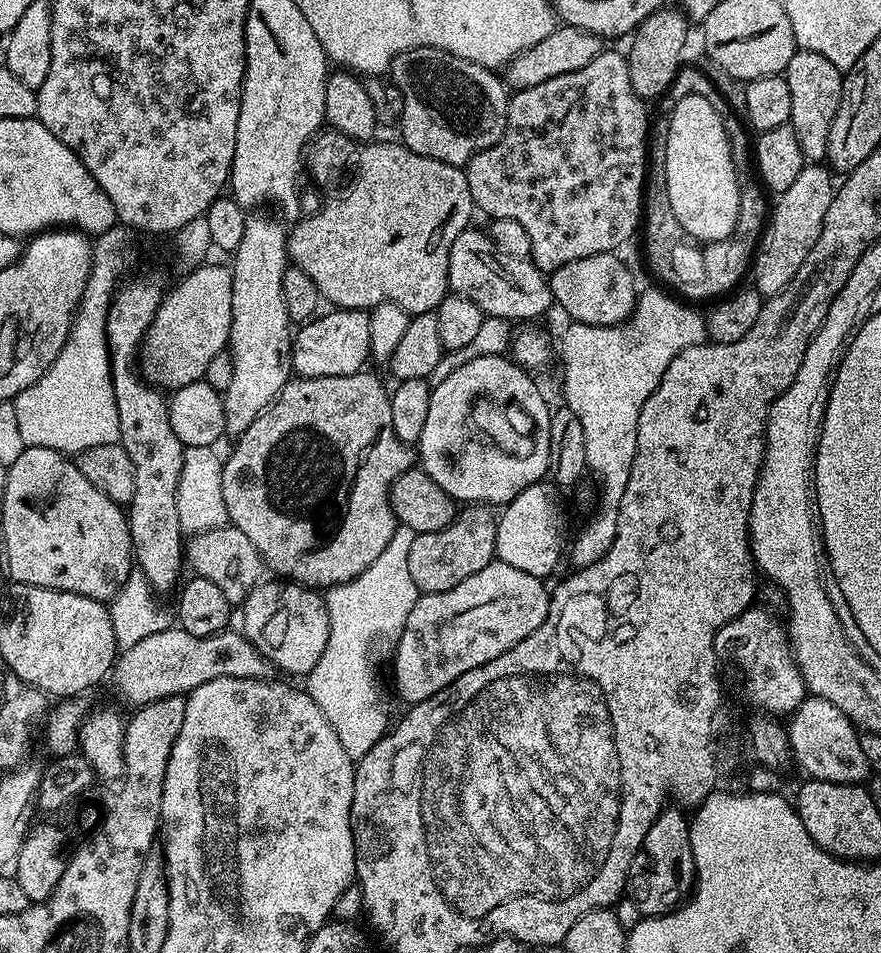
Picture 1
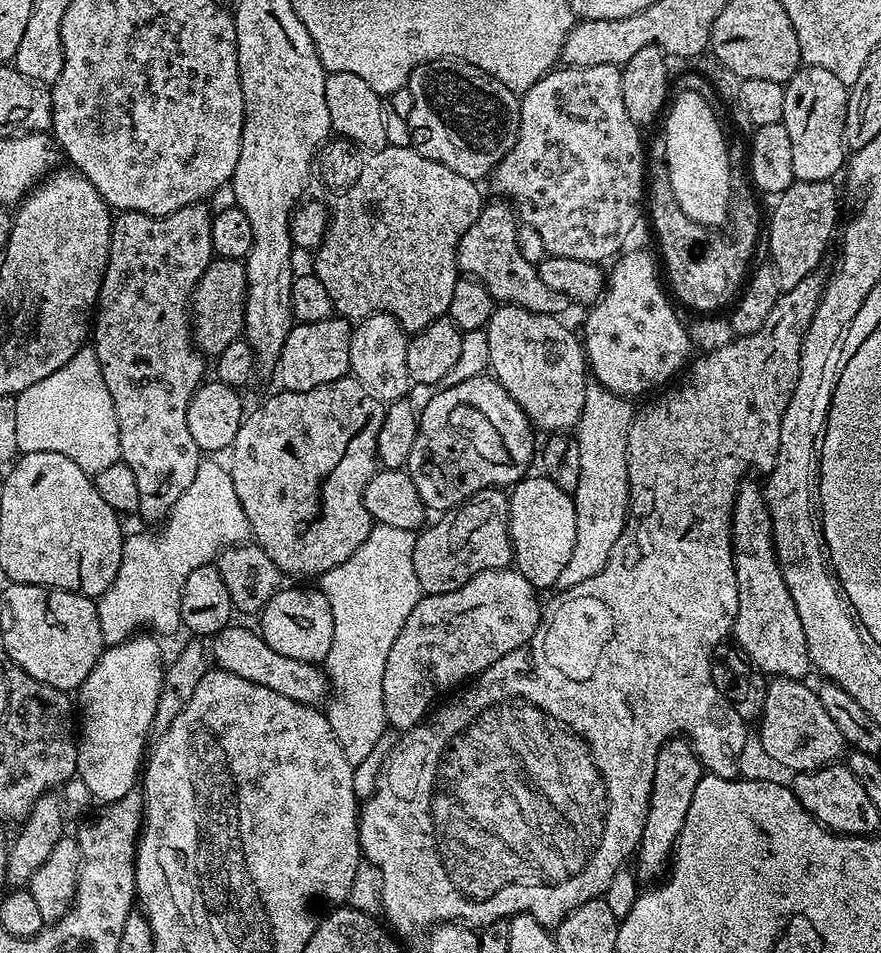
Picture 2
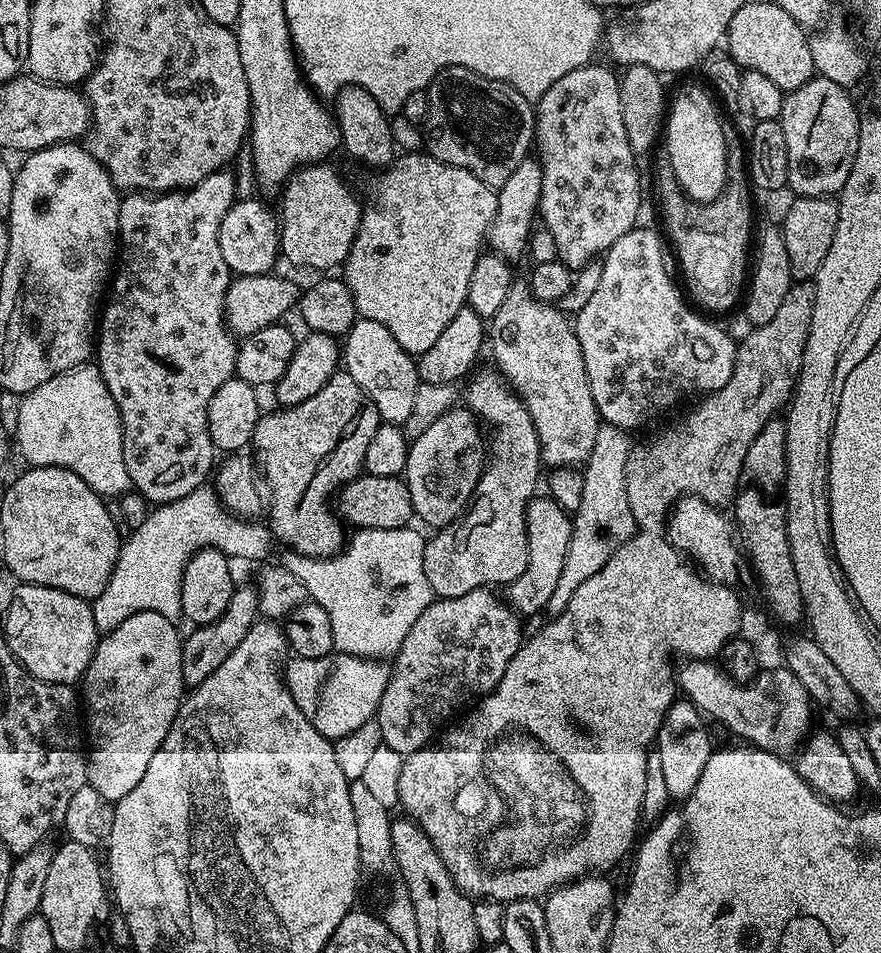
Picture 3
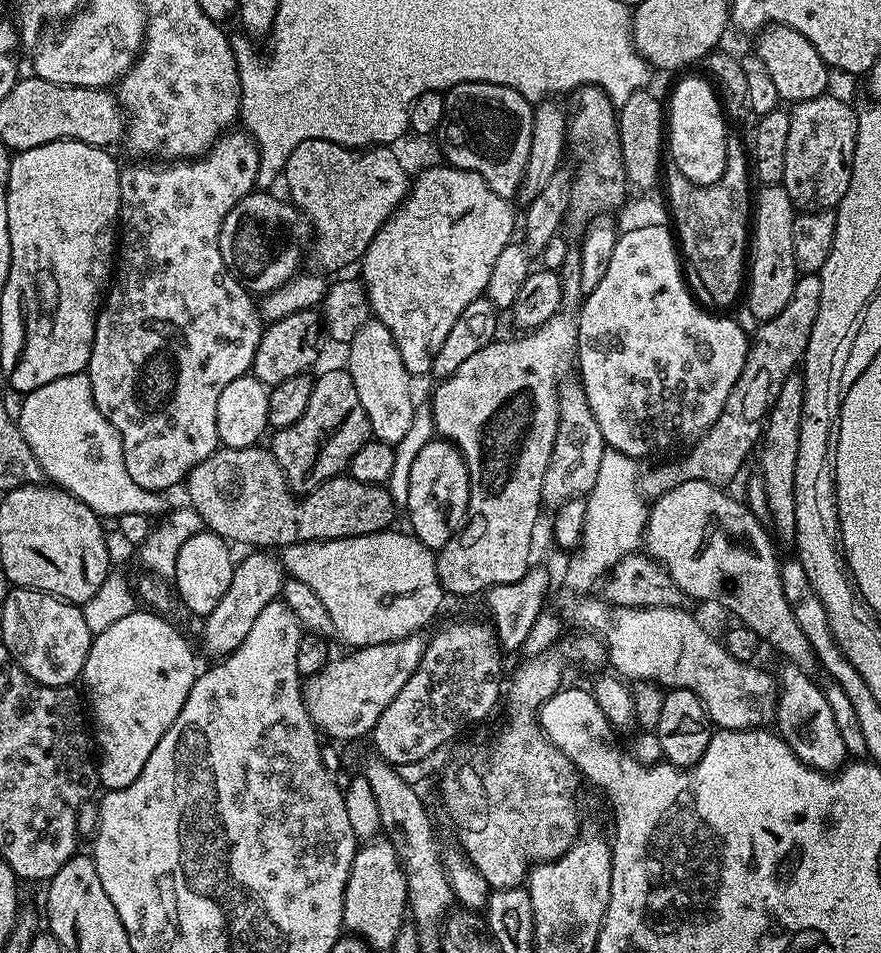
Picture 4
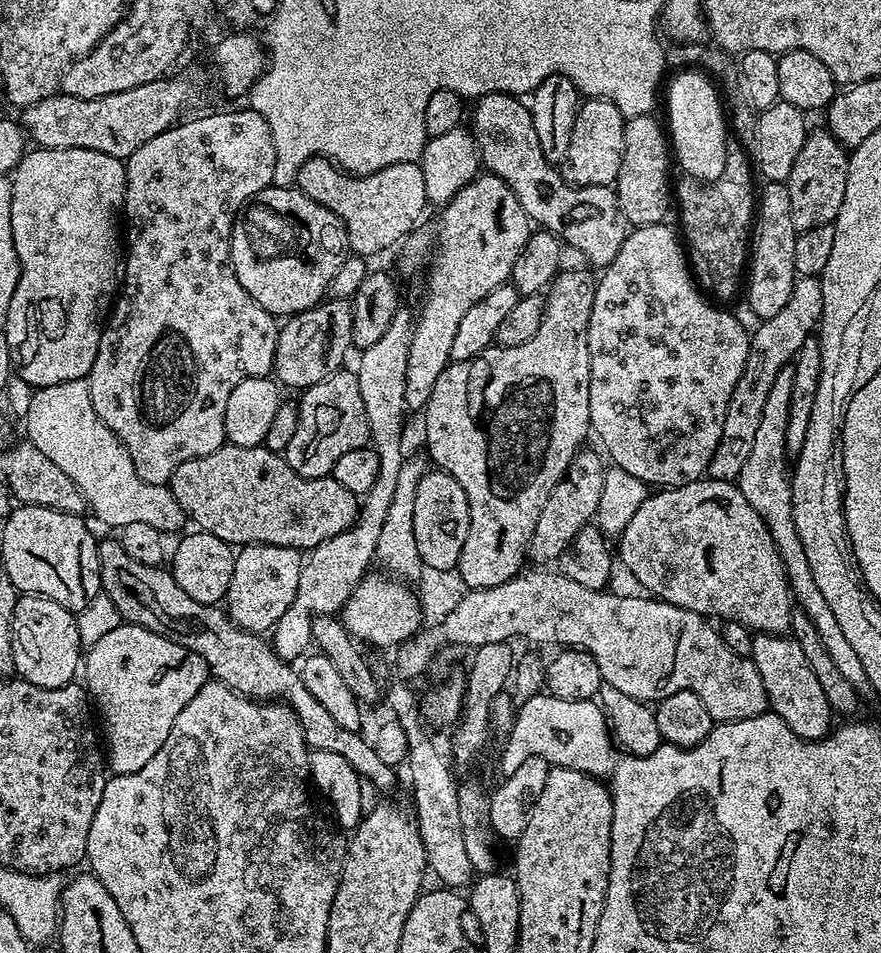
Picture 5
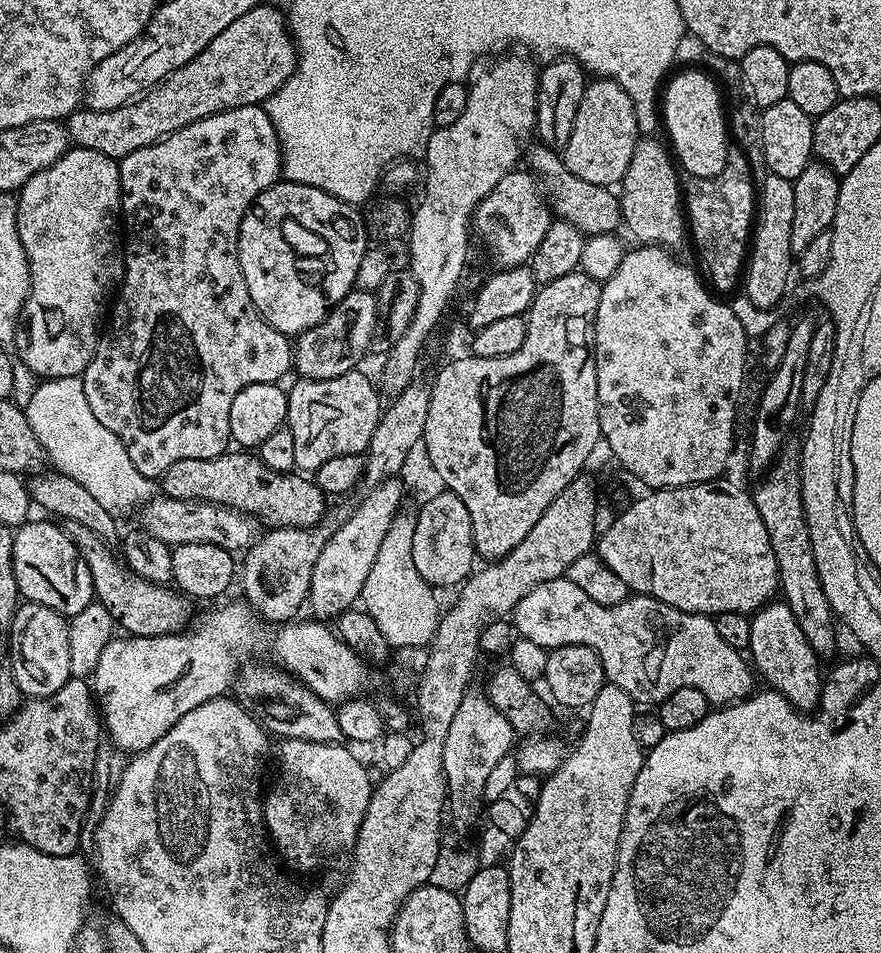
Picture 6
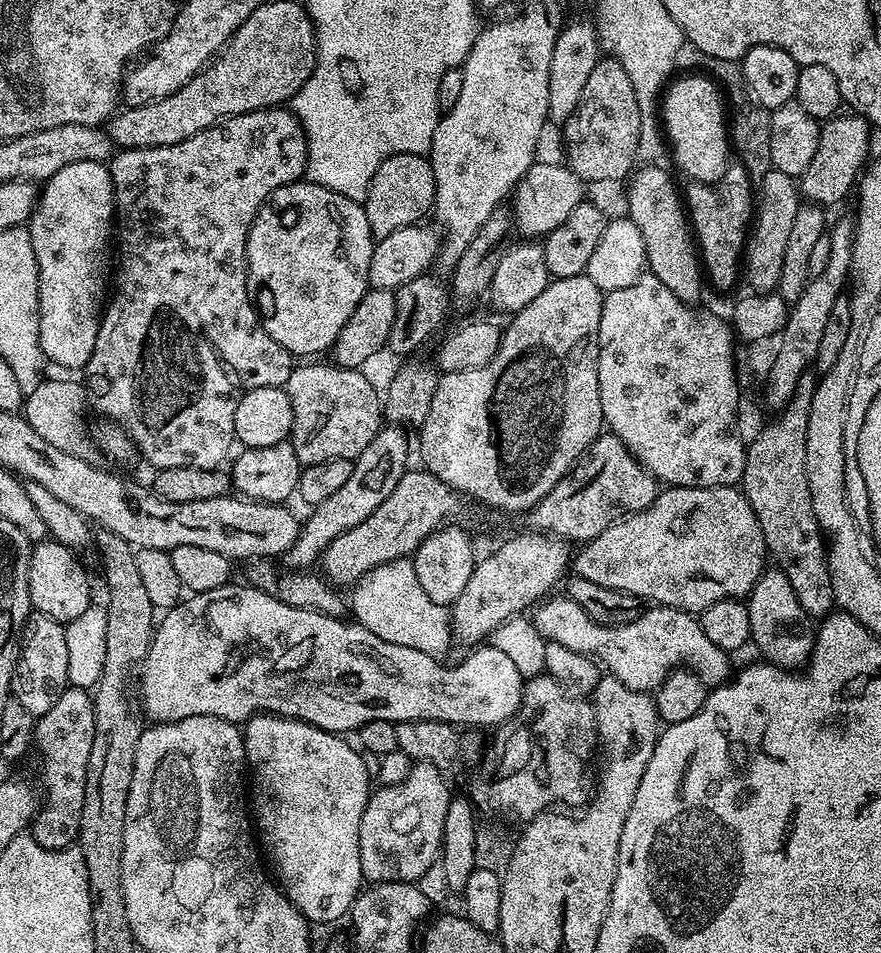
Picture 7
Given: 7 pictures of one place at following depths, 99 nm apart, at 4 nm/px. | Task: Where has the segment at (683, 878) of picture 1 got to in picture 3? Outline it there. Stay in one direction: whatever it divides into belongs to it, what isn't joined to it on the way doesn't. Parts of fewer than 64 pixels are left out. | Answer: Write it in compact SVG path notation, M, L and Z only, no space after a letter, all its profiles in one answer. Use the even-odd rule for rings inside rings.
M687 698L677 699L666 714L655 743L660 744L660 776L664 779L664 788L676 799L683 802L698 786L698 778L702 778L702 770L706 770L706 762L710 762L714 751L712 736L704 725L705 717L699 708Z

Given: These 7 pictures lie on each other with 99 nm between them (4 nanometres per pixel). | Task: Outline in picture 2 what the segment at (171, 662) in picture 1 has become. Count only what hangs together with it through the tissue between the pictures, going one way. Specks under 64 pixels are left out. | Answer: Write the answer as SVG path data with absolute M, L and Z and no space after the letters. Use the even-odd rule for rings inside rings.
M236 627L223 628L211 637L210 660L219 671L238 674L238 678L246 678L246 682L266 686L266 690L274 690L274 694L282 694L282 698L290 698L303 704L319 705L319 700L323 701L329 695L328 677L320 664L298 662L298 658L286 658L286 654L270 650L259 631L252 629L251 632L248 628Z

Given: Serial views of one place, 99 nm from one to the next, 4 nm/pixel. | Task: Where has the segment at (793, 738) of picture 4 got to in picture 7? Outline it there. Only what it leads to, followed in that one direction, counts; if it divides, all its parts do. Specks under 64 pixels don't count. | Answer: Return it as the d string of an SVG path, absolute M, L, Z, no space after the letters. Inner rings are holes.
M776 566L769 567L752 587L752 591L746 597L748 613L750 614L750 634L751 643L760 647L760 652L765 661L770 664L777 664L780 668L789 670L800 670L807 665L814 647L814 620L798 606L798 597L794 595L794 590L790 587L786 574Z

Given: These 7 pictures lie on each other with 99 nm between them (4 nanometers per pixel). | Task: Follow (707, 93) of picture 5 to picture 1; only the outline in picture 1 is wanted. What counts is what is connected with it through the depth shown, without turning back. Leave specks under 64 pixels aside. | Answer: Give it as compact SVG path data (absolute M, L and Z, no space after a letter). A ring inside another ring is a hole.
M687 96L681 100L675 101L671 105L672 112L668 116L668 137L662 143L664 157L662 163L666 170L666 186L670 190L670 206L674 210L674 218L678 218L678 222L682 226L682 230L687 232L693 240L697 242L711 242L714 240L726 240L736 231L736 223L738 222L738 210L740 209L740 187L738 186L738 178L736 177L736 167L732 161L732 147L728 141L728 125L725 117L718 111L713 101L706 98L698 98L697 96Z

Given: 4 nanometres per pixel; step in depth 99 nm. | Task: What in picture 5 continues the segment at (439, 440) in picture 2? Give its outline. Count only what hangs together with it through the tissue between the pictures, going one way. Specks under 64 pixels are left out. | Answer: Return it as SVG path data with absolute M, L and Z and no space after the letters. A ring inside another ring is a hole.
M443 470L425 471L418 482L418 494L414 497L414 542L418 542L421 565L434 567L437 570L456 568L460 562L462 546L466 542L469 526L470 510L466 490L462 490L460 483L448 472Z

